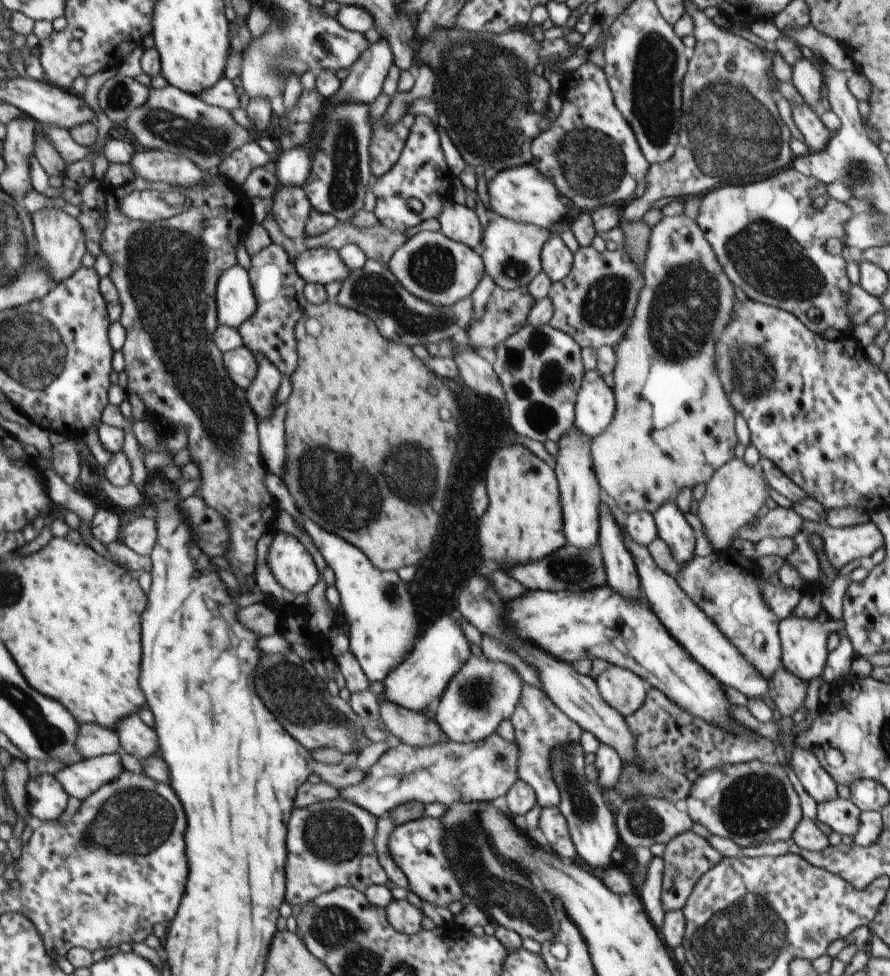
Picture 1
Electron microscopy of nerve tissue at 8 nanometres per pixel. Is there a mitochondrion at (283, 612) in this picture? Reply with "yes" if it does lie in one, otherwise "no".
no

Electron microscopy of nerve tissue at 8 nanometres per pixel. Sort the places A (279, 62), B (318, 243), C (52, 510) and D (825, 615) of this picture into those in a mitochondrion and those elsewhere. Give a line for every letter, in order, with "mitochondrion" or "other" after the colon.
A: mitochondrion
B: other
C: other
D: other

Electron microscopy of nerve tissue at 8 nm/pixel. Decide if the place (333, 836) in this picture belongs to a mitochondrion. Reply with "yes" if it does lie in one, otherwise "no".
yes

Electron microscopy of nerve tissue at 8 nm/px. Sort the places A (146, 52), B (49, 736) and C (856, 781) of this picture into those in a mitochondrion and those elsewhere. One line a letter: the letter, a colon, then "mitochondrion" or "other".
A: other
B: mitochondrion
C: other

